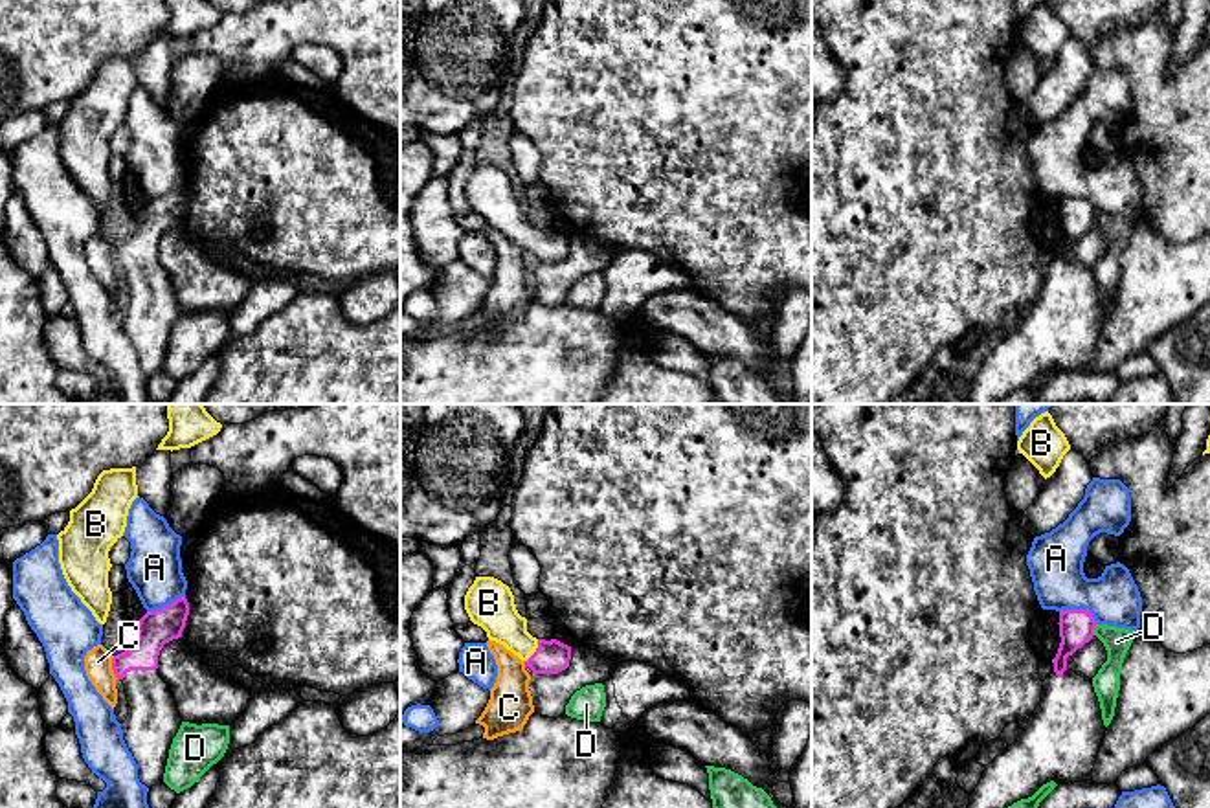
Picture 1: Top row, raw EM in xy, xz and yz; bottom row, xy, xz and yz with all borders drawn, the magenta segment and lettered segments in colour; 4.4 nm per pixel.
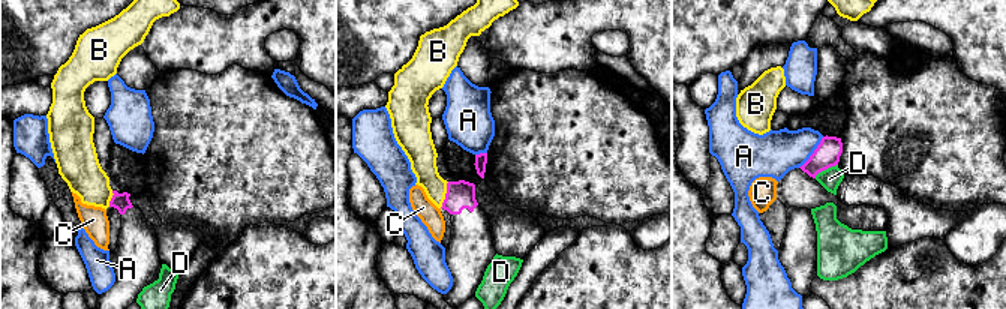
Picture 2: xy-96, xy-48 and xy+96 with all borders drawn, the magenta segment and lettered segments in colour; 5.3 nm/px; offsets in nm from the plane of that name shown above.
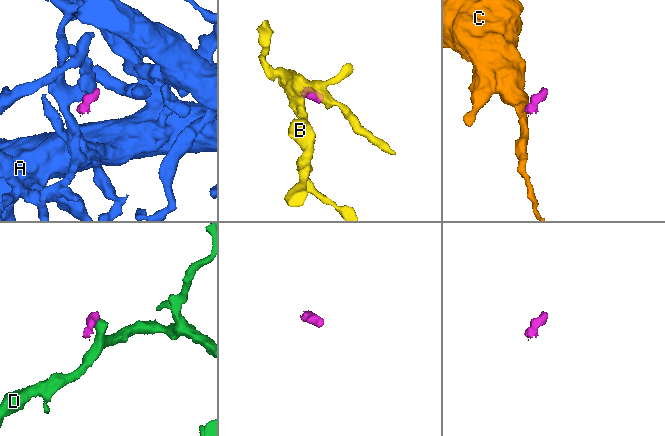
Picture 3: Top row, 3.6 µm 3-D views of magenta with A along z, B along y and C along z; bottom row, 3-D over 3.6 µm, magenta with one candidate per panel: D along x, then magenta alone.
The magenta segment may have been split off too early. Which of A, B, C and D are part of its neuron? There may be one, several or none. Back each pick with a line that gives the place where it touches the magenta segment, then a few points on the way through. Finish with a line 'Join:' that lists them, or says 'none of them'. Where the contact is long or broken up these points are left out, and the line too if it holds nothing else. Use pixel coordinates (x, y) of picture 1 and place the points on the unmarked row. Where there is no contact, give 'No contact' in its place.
B: Touches magenta at xz (537, 239). Path across: xz (551, 245), (537, 239), (494, 201)
Join: B

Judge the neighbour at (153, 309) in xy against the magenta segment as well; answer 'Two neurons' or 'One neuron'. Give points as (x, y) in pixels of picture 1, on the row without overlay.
One neuron

